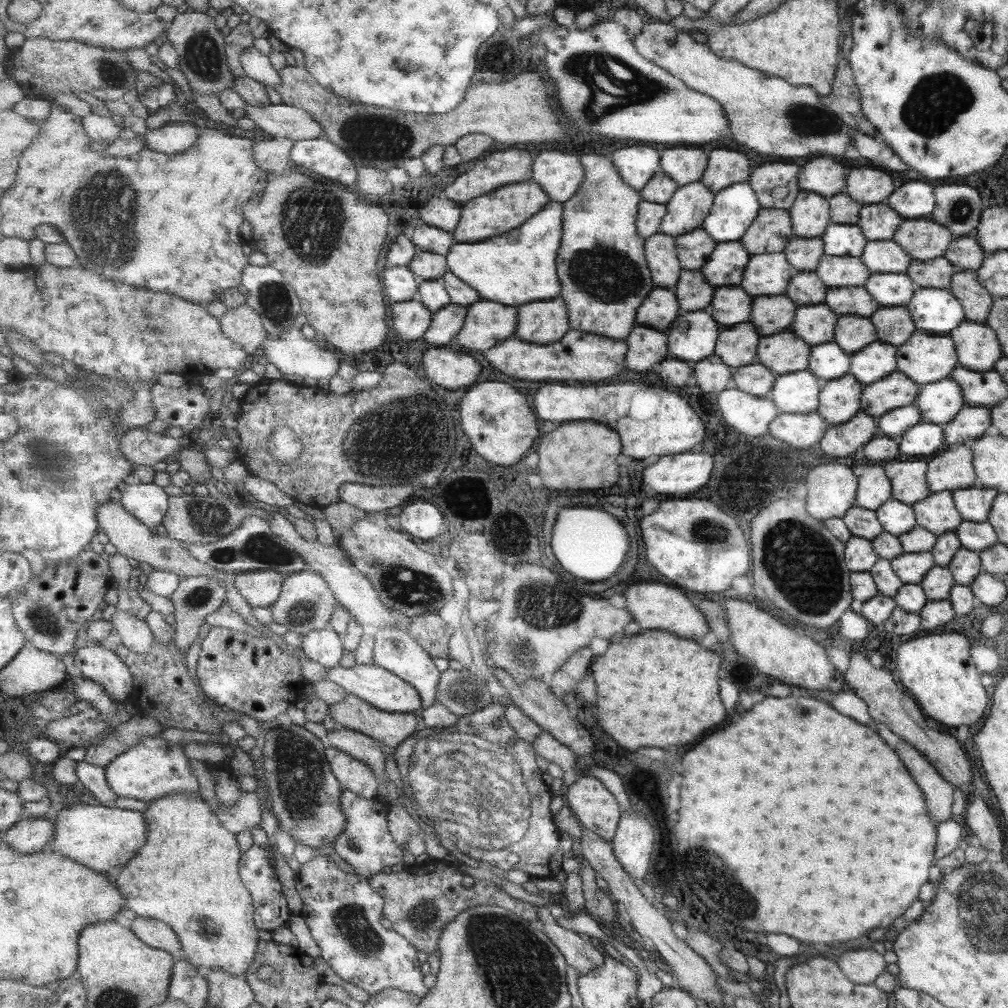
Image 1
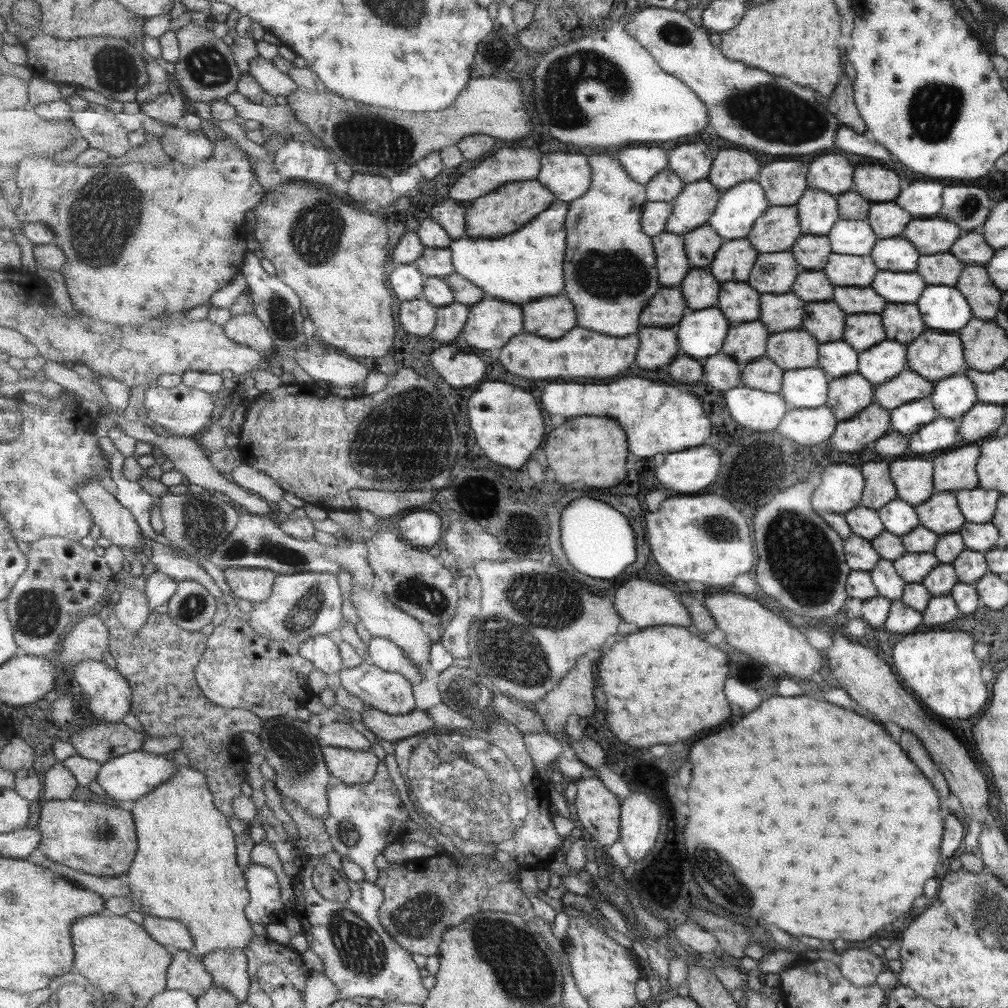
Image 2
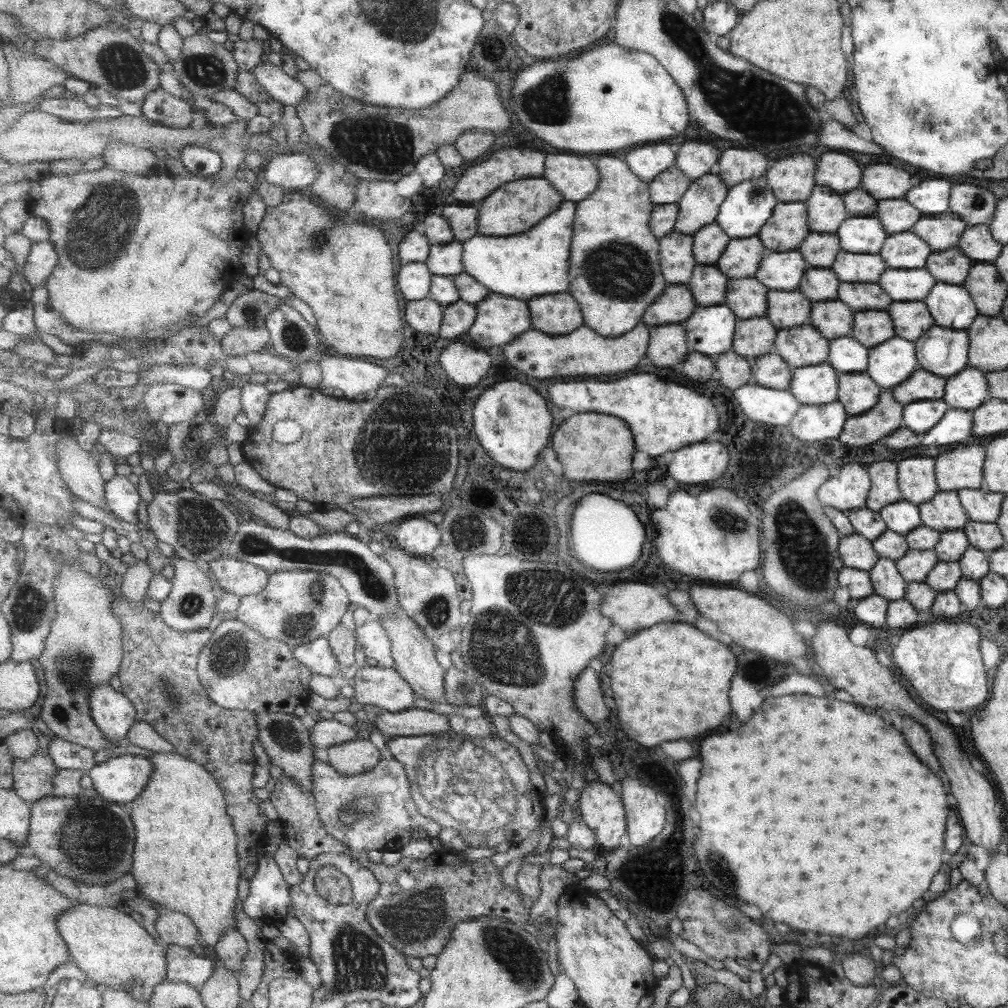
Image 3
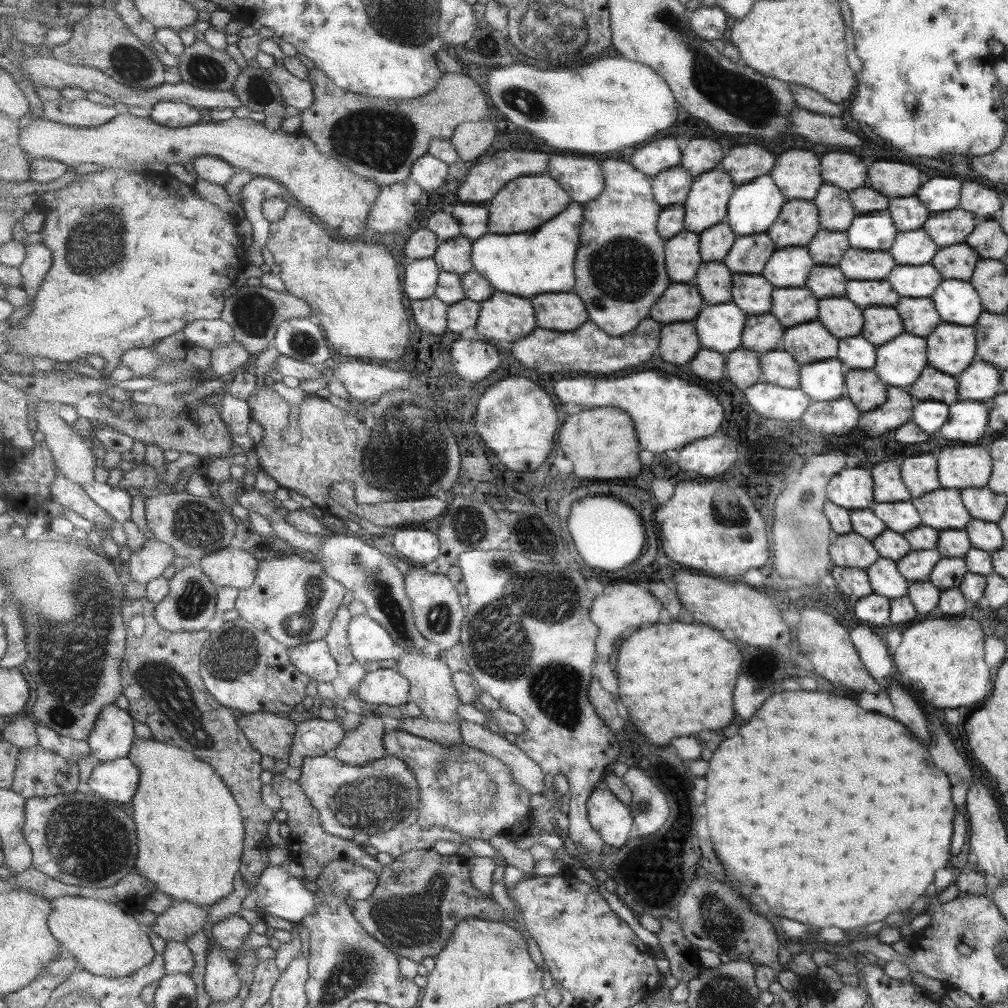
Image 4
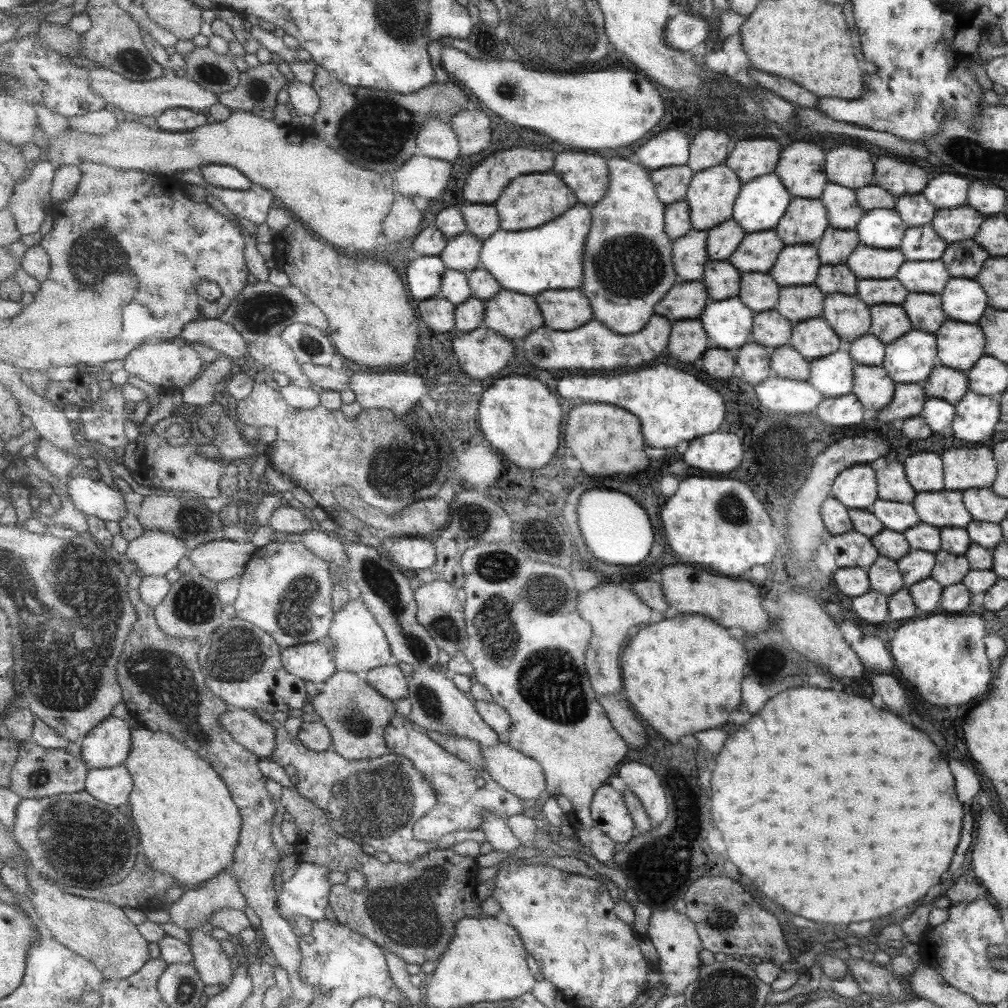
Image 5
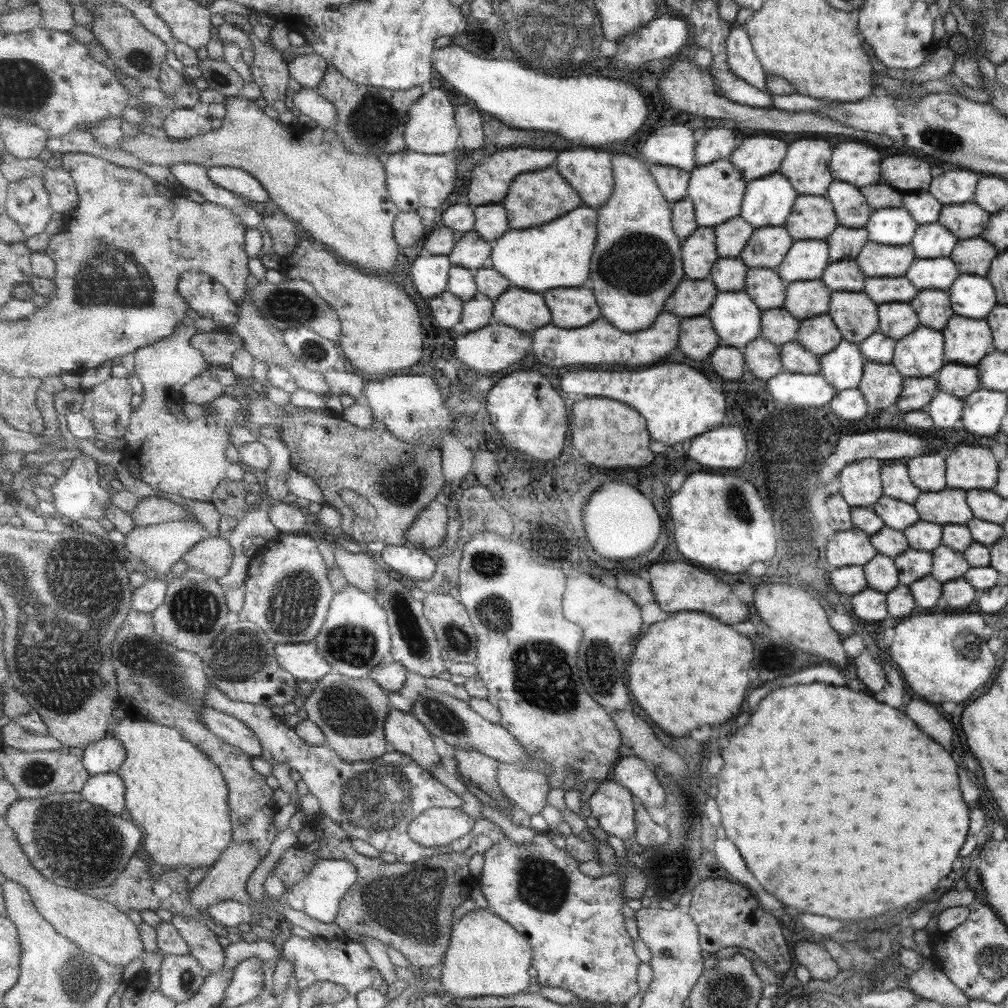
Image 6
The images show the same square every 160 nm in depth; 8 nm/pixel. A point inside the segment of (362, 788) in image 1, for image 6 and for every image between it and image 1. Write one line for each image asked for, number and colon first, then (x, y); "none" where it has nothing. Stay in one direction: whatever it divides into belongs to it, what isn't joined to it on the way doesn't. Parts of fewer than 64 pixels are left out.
2: (352, 766)
3: (358, 756)
4: (365, 743)
5: (357, 714)
6: (352, 712)

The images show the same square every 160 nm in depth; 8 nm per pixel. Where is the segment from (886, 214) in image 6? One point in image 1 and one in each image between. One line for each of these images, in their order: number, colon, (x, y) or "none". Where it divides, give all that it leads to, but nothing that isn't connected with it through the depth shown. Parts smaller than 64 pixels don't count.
1: (845, 240)
2: (855, 237)
3: (859, 235)
4: (875, 231)
5: (881, 228)

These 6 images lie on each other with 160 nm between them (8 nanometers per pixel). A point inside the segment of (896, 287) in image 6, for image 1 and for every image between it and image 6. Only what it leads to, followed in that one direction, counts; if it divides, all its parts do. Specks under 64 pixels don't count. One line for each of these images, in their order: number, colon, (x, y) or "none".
1: (846, 300)
2: (852, 300)
3: (860, 296)
4: (870, 292)
5: (872, 291)

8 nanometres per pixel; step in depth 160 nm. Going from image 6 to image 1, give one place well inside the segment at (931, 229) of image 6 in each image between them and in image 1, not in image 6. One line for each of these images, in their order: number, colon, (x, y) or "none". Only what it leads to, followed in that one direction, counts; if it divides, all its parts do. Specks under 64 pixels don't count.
1: (881, 256)
2: (896, 253)
3: (904, 250)
4: (913, 247)
5: (920, 243)

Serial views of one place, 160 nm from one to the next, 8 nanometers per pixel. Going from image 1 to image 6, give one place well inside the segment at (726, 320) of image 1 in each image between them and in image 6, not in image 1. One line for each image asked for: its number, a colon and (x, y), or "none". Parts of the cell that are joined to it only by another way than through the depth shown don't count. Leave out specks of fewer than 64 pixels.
2: (739, 301)
3: (746, 296)
4: (754, 295)
5: (759, 291)
6: (765, 287)

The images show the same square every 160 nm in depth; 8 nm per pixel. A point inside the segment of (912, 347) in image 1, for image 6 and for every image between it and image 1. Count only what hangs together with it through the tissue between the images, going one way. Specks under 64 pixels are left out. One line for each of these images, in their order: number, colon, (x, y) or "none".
2: (934, 355)
3: (943, 351)
4: (951, 348)
5: (960, 344)
6: (966, 341)

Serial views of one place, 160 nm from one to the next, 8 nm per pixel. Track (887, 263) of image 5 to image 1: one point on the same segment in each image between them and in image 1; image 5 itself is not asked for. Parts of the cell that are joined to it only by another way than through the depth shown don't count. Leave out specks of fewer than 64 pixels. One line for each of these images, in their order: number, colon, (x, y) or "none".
1: (835, 271)
2: (842, 269)
3: (849, 267)
4: (856, 264)

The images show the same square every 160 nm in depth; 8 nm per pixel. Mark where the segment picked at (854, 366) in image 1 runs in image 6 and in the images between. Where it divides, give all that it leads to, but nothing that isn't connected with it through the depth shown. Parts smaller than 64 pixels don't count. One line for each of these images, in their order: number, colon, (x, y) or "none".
2: (882, 362)
3: (891, 363)
4: (900, 362)
5: (910, 359)
6: (920, 354)

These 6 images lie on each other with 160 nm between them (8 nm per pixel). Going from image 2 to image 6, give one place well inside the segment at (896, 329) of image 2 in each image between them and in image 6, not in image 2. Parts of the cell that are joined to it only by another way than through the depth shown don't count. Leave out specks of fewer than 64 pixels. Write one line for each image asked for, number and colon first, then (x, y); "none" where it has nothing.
3: (911, 319)
4: (919, 315)
5: (925, 311)
6: (934, 309)

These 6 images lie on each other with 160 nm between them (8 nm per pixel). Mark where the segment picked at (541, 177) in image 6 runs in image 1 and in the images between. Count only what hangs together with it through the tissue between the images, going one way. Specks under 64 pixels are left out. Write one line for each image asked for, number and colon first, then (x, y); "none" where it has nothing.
1: (506, 209)
2: (509, 209)
3: (516, 208)
4: (524, 205)
5: (533, 200)

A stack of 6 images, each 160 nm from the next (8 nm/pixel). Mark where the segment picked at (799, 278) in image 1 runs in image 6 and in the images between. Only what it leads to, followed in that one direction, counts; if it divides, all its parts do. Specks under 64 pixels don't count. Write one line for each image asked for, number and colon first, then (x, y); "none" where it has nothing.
2: (811, 285)
3: (820, 284)
4: (824, 281)
5: (837, 278)
6: (840, 276)

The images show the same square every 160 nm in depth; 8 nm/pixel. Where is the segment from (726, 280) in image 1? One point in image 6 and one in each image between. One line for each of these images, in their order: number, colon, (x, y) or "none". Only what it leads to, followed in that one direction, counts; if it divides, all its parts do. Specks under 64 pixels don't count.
2: (734, 262)
3: (743, 256)
4: (750, 253)
5: (757, 253)
6: (767, 248)

